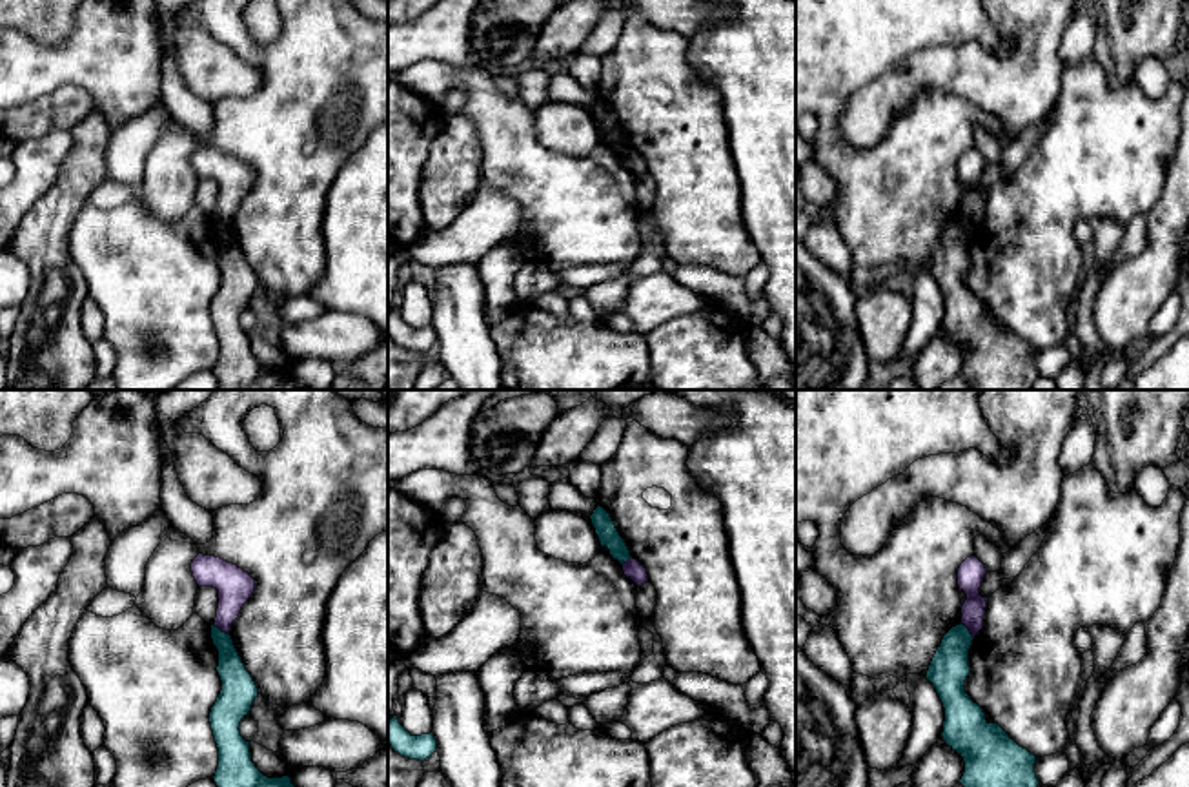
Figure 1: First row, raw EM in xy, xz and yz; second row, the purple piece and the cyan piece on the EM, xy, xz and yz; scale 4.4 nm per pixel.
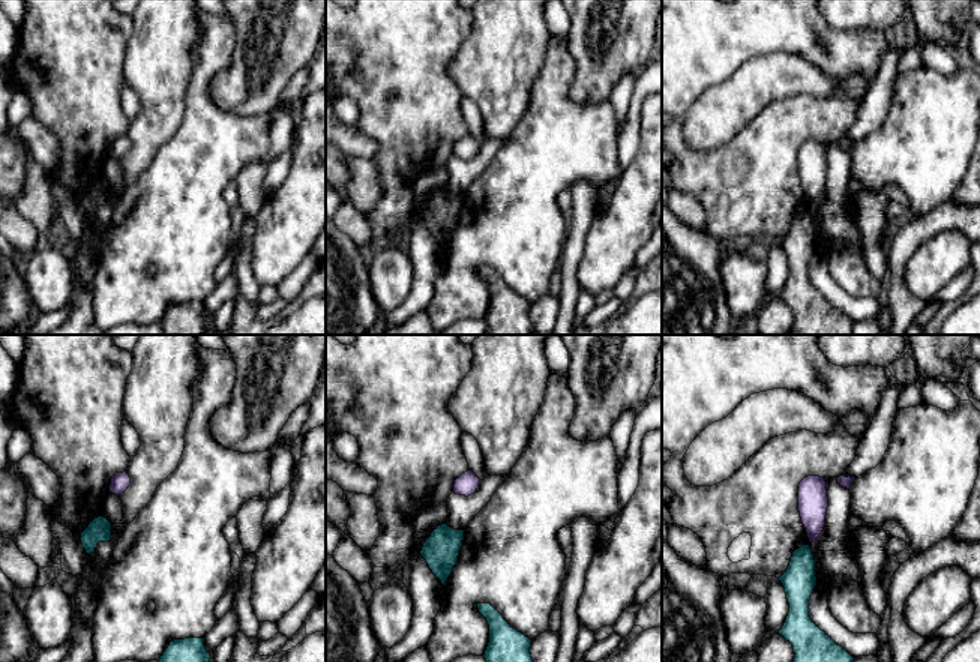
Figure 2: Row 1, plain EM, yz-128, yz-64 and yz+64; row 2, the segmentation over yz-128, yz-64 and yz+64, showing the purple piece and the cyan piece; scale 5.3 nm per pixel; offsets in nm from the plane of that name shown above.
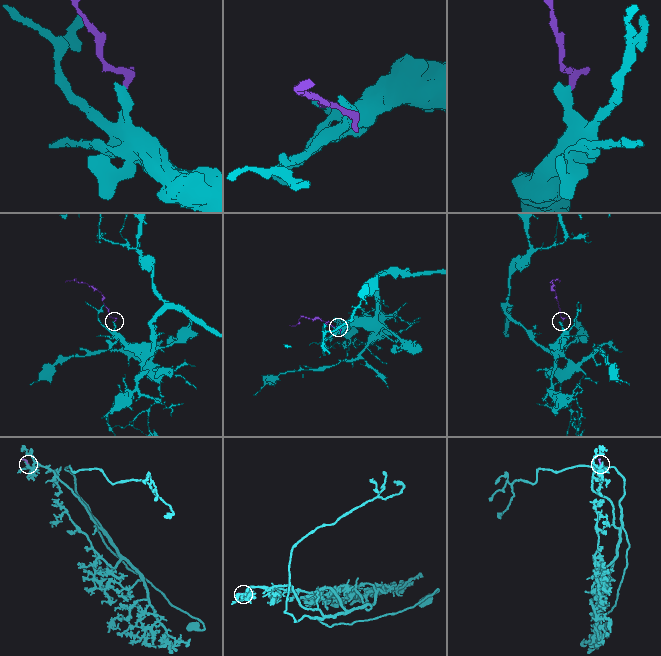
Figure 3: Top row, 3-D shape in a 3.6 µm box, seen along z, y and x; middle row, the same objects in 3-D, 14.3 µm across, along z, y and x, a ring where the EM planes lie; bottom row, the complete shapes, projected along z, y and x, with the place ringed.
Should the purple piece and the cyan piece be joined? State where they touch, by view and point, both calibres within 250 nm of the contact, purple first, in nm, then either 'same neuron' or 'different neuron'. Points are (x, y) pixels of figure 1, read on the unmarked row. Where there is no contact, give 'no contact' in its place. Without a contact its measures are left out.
contact yz (969, 221); calibres 120 and 170 nm; different neuron

